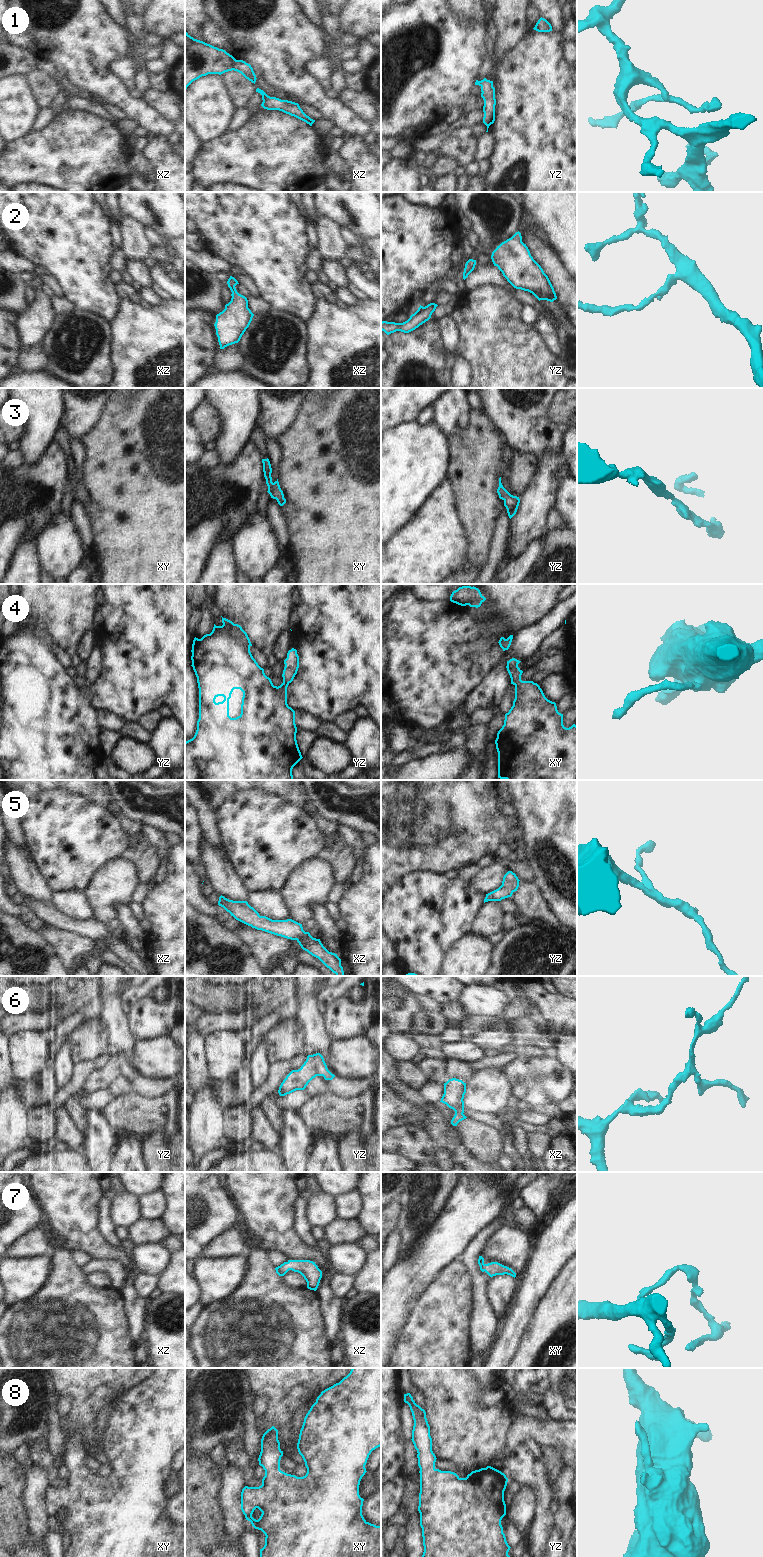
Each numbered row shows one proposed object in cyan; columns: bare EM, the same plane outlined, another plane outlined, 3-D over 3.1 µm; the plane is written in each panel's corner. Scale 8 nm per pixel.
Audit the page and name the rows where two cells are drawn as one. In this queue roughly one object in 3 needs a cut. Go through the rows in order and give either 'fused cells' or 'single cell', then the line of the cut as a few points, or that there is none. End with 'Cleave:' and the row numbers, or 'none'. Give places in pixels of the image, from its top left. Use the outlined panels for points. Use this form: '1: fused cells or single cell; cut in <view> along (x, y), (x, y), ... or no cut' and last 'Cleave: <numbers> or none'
1: single cell; no cut
2: single cell; no cut
3: single cell; no cut
4: single cell; no cut
5: single cell; no cut
6: single cell; no cut
7: single cell; no cut
8: single cell; no cut
Cleave: none

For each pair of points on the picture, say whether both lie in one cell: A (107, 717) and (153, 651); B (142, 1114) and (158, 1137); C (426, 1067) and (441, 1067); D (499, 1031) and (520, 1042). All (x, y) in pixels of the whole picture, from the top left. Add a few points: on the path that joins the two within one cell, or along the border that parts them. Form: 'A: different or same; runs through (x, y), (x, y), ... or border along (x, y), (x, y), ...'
A: different; border along (99, 710), (114, 712), (124, 721)
B: different; border along (168, 1136), (161, 1129), (155, 1129), (142, 1138)
C: same; runs through (430, 1067), (437, 1067)
D: different; border along (508, 1020), (511, 1026), (512, 1043)

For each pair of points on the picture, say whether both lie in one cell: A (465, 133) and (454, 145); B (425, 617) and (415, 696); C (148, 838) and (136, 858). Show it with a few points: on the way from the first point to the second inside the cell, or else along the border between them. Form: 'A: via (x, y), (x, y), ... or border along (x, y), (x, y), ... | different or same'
A: via (463, 136), (457, 142) | same
B: via (425, 637), (425, 676) | same
C: border along (139, 844), (151, 845), (159, 858) | different

